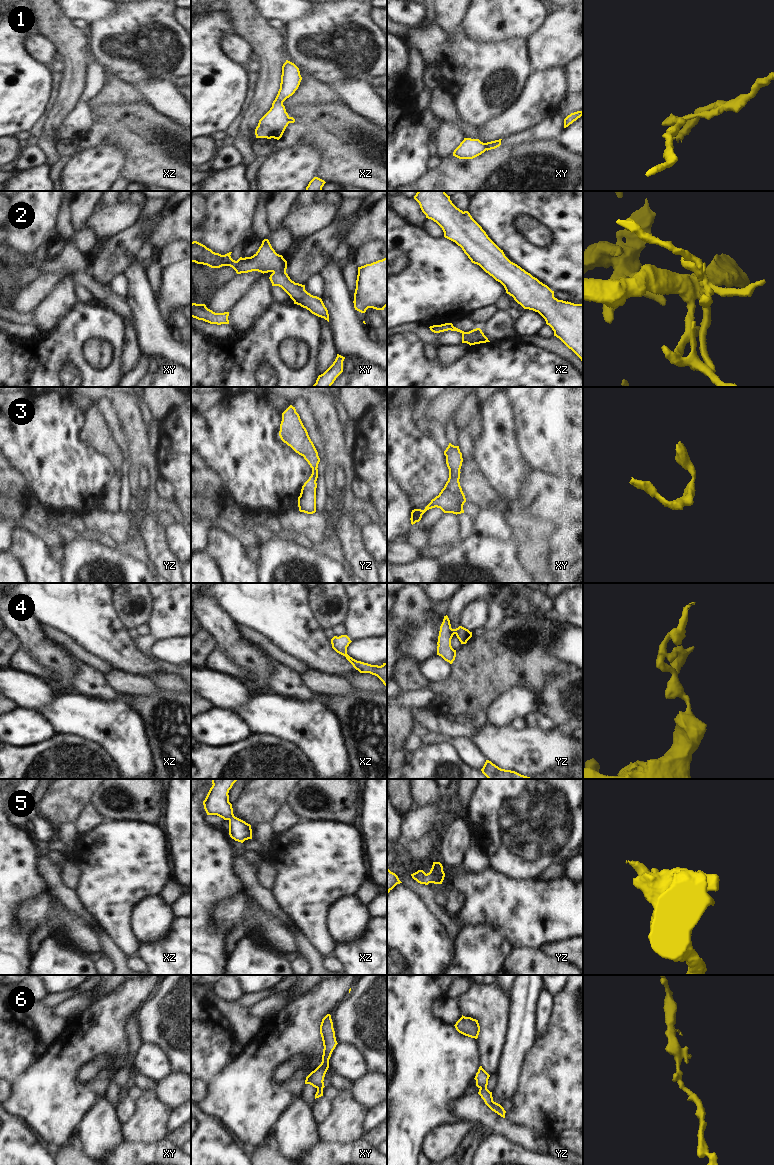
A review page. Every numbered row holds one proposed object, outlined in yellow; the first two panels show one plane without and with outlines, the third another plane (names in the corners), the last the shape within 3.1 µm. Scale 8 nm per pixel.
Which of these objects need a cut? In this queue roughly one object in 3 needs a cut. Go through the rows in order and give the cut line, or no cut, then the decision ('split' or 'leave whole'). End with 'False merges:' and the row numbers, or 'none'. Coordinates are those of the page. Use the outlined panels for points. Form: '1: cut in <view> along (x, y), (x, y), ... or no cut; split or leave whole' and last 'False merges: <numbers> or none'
1: cut in xy along (484, 143), (486, 149); split
2: cut in xz along (478, 336), (471, 335), (466, 342); split
3: no cut; leave whole
4: no cut; leave whole
5: no cut; leave whole
6: no cut; leave whole
False merges: 1, 2

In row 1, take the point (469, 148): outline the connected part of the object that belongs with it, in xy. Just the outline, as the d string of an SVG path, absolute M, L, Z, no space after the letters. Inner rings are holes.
M464 138L454 150L453 156L459 159L473 159L486 151L485 143L479 139Z

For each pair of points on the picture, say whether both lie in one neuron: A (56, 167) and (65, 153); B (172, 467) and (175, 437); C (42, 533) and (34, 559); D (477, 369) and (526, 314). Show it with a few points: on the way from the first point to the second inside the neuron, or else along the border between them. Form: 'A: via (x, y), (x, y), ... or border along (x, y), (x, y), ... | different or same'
A: via (59, 164), (63, 156) | same
B: via (175, 460), (175, 444) | same
C: border along (19, 528), (36, 535), (49, 547) | different
D: border along (516, 335), (520, 337) | different

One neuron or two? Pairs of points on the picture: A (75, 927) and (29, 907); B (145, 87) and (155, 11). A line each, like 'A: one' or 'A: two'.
A: one
B: two

